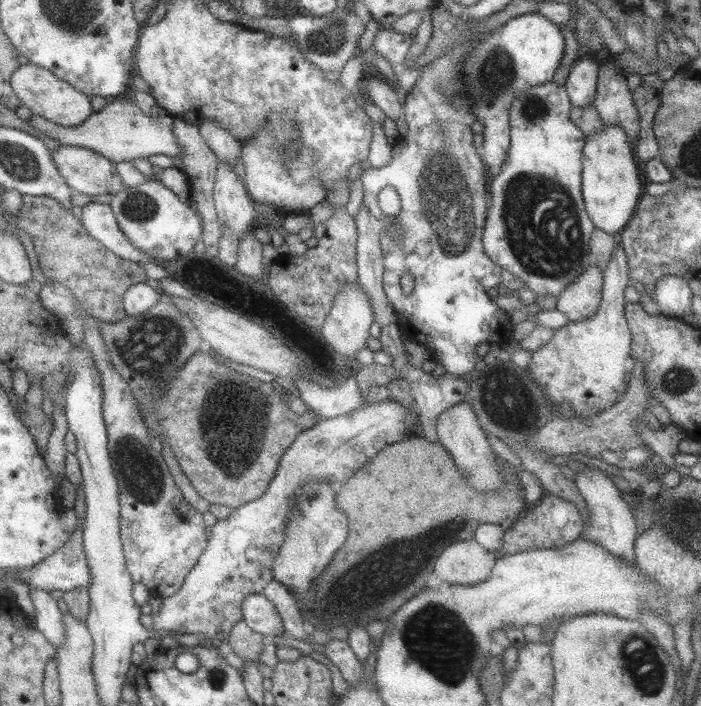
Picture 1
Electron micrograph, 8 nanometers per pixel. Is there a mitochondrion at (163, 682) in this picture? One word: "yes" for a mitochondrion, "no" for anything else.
no

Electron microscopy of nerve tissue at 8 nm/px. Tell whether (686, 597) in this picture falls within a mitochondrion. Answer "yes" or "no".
no

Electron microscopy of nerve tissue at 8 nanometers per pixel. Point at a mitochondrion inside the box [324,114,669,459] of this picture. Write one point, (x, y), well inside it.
(535, 208)

